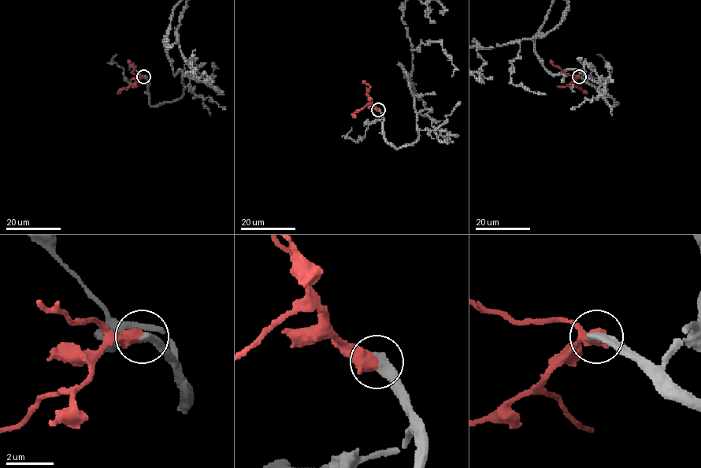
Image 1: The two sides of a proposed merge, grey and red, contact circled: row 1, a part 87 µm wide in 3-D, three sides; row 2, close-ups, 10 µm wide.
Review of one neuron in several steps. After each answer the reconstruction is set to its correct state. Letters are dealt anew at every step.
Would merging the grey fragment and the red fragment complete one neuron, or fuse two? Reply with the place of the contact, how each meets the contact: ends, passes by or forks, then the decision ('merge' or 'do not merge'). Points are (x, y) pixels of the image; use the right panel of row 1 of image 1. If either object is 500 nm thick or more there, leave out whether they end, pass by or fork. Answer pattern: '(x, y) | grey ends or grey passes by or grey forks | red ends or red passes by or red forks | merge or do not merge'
(579, 76) | merge

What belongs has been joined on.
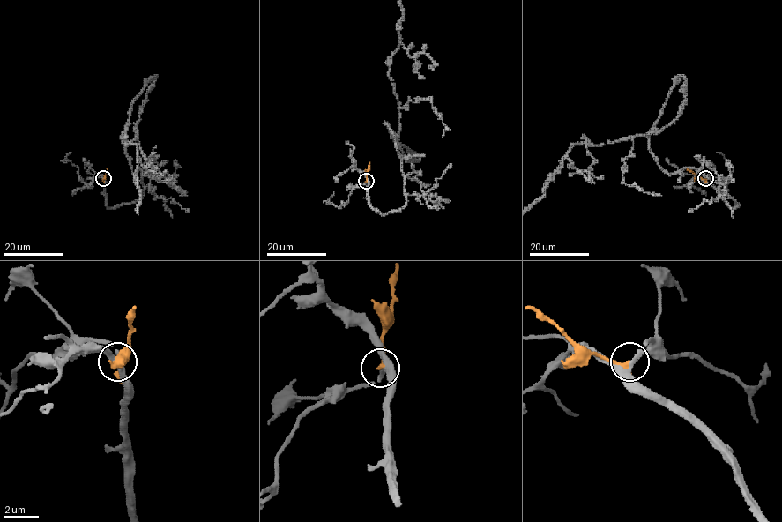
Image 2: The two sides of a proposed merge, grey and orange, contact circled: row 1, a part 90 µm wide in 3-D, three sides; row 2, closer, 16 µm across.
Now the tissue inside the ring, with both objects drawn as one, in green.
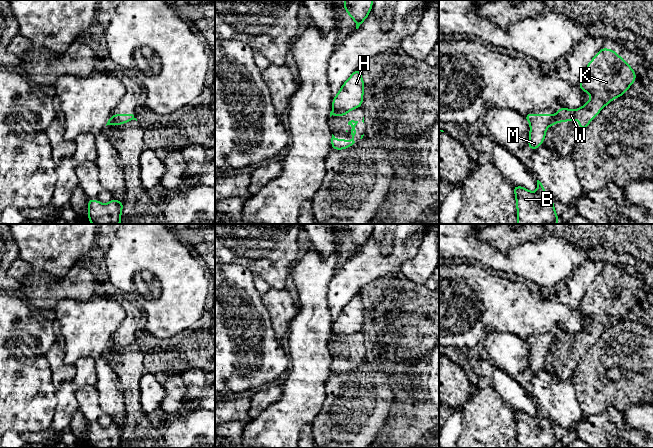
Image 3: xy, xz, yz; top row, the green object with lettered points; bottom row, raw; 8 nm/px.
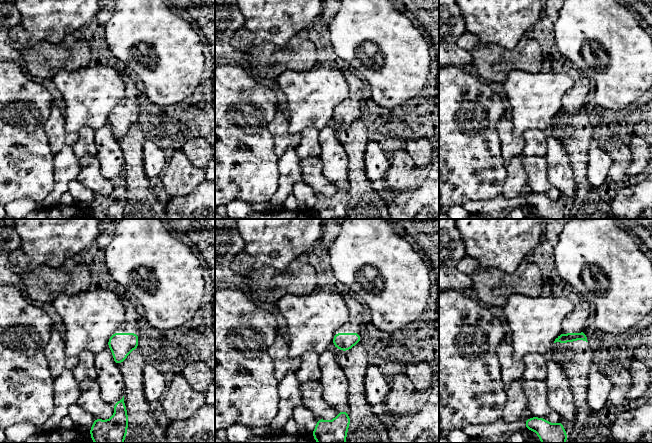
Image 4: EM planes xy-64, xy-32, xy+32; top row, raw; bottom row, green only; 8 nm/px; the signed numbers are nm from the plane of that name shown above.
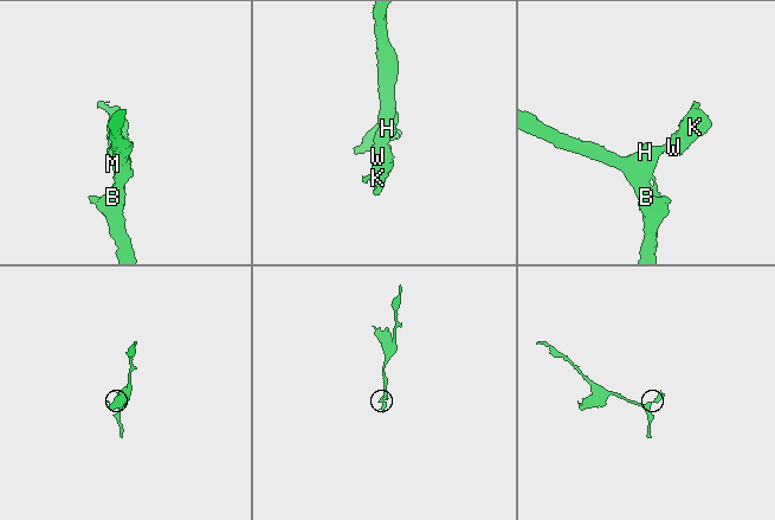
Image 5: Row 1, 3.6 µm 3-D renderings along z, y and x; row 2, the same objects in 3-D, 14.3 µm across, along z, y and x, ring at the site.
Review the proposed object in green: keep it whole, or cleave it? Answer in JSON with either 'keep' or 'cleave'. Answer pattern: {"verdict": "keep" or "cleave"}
{"verdict": "cleave"}

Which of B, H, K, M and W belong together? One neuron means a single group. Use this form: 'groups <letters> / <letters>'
groups B H M / K W

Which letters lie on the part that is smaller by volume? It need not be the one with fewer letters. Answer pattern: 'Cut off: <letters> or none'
Cut off: K, W

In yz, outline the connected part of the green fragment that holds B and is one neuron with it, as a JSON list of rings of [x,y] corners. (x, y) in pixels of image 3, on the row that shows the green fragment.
[[[537,180],[537,191],[531,192],[521,186],[513,186],[516,207],[517,224],[557,224],[559,217],[554,208],[554,202],[545,193],[543,184]]]

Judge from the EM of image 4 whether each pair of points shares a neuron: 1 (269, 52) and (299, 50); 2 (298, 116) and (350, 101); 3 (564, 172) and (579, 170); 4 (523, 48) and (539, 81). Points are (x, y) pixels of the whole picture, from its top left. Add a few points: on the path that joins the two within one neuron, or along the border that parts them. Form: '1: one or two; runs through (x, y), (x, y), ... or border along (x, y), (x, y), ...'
1: one; runs through (276, 52), (292, 52)
2: two; border along (348, 82), (348, 95), (335, 108)
3: two; border along (564, 149), (568, 157), (573, 179), (577, 185)
4: two; border along (537, 71), (512, 70), (510, 72)

